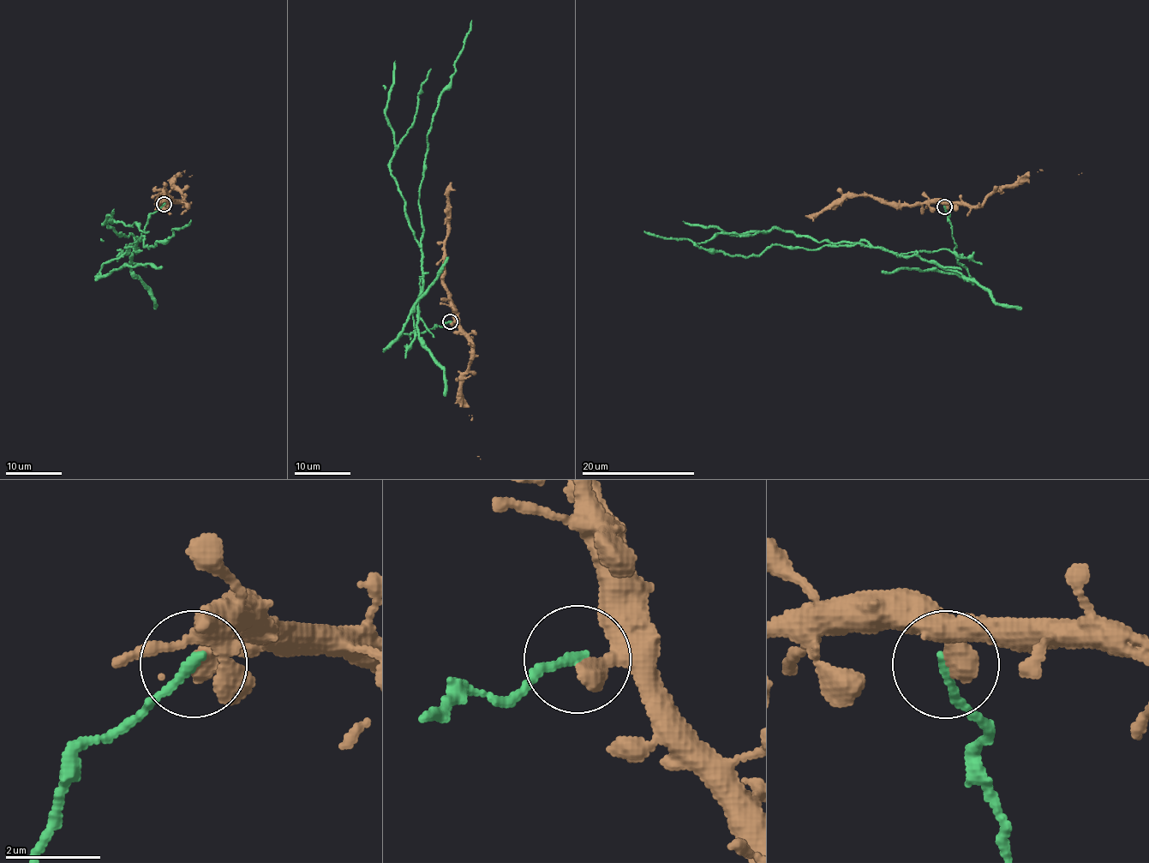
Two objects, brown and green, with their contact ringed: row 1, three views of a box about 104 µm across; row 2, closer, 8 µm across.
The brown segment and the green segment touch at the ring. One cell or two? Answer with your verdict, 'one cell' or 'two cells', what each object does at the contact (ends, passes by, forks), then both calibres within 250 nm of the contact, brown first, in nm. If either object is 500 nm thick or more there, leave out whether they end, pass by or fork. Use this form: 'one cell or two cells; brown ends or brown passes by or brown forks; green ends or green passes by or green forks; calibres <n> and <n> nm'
two cells; brown ends; green ends; calibres 460 and 200 nm

